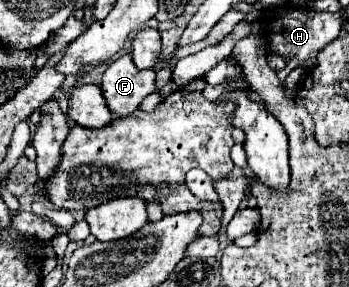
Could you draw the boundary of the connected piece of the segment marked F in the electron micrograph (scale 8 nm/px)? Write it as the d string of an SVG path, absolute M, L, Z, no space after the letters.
M124 54L106 68L100 88L108 108L116 116L130 116L148 94L156 92L154 80L156 74L152 68L138 70L130 54Z

